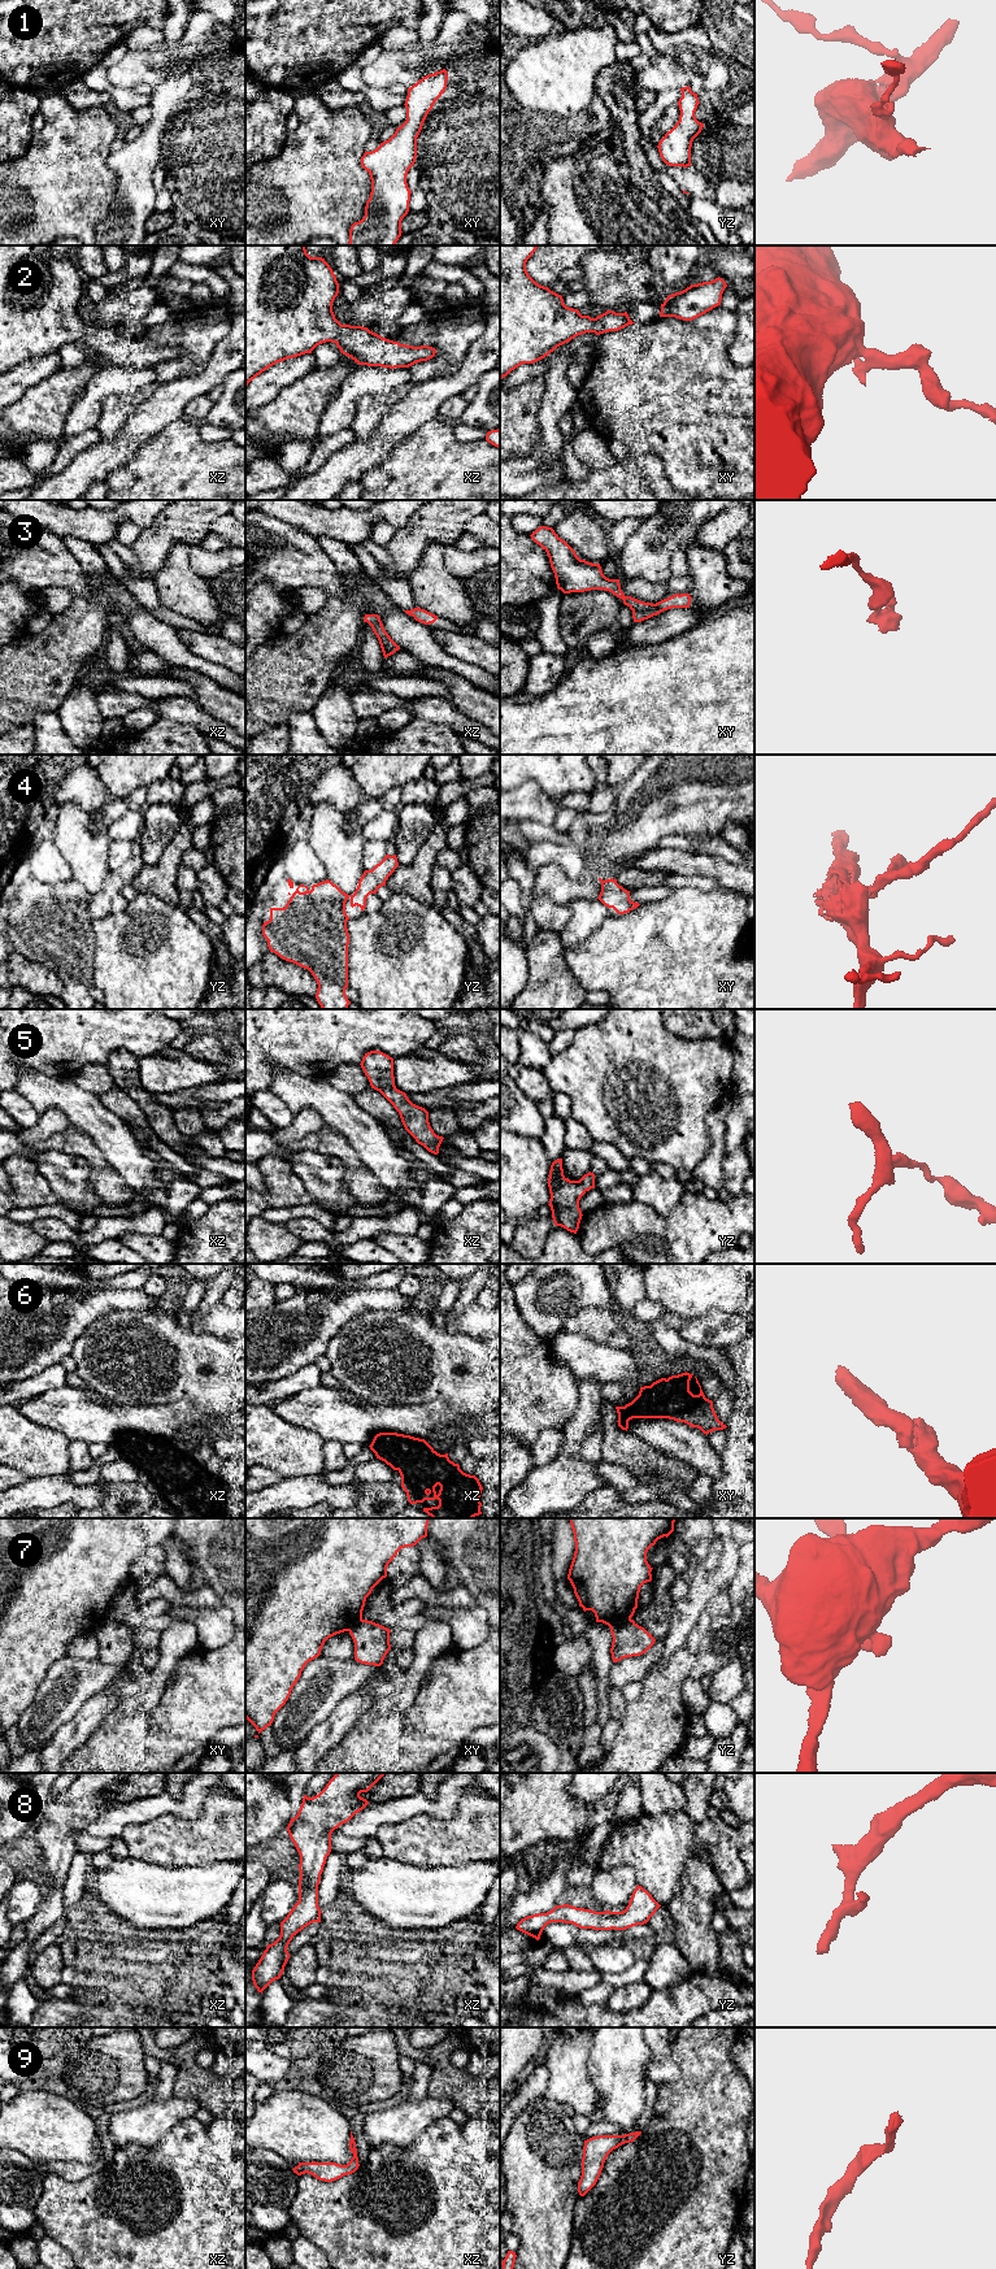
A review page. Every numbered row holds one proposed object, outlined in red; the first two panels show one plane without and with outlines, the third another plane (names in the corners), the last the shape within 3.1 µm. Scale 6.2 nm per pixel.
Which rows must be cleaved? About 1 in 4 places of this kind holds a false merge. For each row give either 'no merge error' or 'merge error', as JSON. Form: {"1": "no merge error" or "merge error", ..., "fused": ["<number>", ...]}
{"1": "no merge error", "2": "no merge error", "3": "no merge error", "4": "no merge error", "5": "no merge error", "6": "no merge error", "7": "merge error", "8": "no merge error", "9": "no merge error", "fused": ["7"]}

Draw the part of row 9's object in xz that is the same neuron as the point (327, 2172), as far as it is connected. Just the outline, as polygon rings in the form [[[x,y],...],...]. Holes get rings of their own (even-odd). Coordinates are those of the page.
[[[351,2131],[351,2140],[349,2140],[349,2150],[353,2153],[353,2157],[351,2159],[351,2161],[347,2165],[340,2165],[340,2164],[330,2162],[330,2161],[329,2162],[316,2162],[316,2161],[299,2162],[299,2165],[295,2166],[292,2170],[297,2175],[308,2173],[308,2174],[312,2174],[313,2177],[316,2177],[317,2179],[325,2181],[325,2182],[336,2181],[336,2179],[342,2178],[343,2175],[355,2173],[360,2166],[356,2142],[352,2135],[352,2131]]]

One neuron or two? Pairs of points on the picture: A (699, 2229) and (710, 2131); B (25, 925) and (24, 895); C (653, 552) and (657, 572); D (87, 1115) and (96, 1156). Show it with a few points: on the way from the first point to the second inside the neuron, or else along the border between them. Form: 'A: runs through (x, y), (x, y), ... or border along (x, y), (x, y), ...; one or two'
A: runs through (699, 2204), (699, 2186), (703, 2182), (704, 2156); one
B: runs through (25, 917), (25, 903); one
C: runs through (653, 557), (655, 566); one
D: border along (72, 1124), (90, 1137), (99, 1152), (113, 1168); two

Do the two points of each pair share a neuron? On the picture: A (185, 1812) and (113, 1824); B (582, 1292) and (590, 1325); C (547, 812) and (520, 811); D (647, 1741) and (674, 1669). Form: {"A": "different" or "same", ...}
{"A": "same", "B": "different", "C": "same", "D": "same"}

